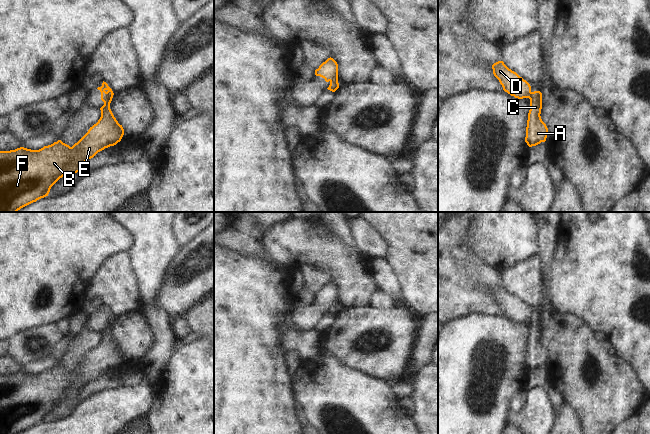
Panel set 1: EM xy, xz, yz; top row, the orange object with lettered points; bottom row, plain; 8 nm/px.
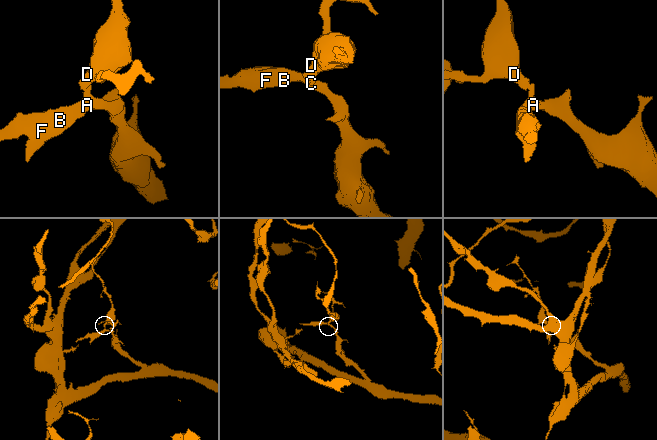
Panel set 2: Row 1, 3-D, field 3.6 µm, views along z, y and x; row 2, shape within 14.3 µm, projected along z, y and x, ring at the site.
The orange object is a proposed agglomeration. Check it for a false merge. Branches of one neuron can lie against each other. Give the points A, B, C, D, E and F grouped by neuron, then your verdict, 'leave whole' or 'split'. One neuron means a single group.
groups A B C E F / D; split

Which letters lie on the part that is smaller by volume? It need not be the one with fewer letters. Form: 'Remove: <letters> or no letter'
Remove: D.

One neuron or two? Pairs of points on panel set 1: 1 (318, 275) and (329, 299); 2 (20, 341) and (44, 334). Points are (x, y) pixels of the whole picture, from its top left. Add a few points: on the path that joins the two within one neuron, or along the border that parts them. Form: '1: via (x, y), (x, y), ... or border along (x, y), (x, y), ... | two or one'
1: border along (330, 281), (315, 294) | two
2: via (26, 342), (37, 342), (39, 340) | one

